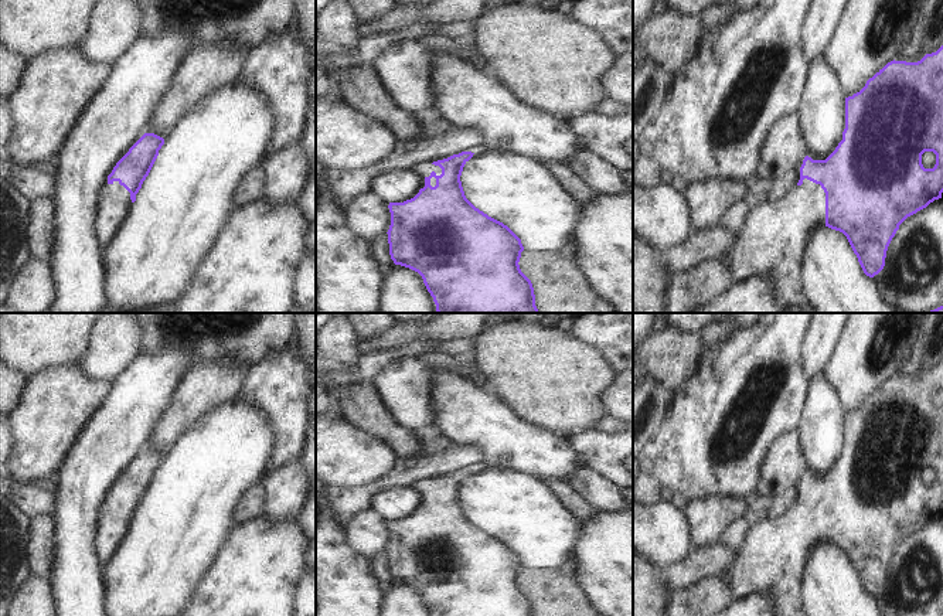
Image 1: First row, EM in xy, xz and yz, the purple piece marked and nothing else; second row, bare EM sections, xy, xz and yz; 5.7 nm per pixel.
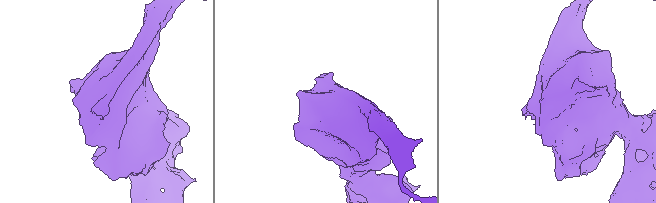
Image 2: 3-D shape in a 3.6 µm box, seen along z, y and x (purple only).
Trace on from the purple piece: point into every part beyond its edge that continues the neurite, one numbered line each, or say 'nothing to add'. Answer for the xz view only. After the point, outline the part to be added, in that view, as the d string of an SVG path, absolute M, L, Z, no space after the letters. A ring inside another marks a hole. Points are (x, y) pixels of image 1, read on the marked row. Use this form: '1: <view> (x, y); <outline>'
1: xz (425, 169); M422 163L422 164L416 166L415 170L418 170L419 174L423 177L429 177L432 171L435 171L436 176L442 174L442 169L439 166L432 164L432 163Z

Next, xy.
1: xy (115, 207); M119 181L102 188L96 228L106 251L116 241L132 210L130 193Z

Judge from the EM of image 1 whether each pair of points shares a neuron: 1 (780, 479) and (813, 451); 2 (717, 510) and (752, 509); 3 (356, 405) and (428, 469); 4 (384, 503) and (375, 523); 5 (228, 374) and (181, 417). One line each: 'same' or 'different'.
1: different
2: different
3: different
4: different
5: same

